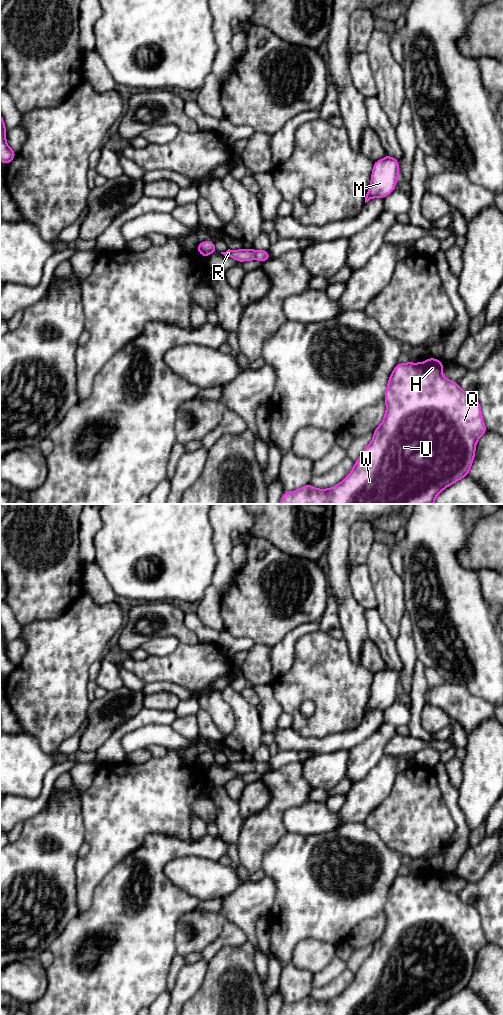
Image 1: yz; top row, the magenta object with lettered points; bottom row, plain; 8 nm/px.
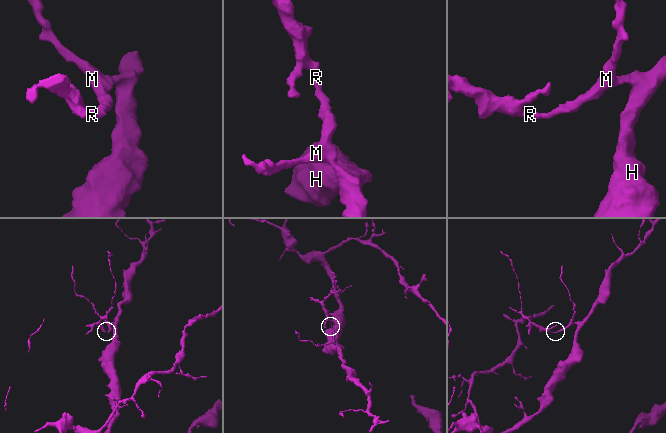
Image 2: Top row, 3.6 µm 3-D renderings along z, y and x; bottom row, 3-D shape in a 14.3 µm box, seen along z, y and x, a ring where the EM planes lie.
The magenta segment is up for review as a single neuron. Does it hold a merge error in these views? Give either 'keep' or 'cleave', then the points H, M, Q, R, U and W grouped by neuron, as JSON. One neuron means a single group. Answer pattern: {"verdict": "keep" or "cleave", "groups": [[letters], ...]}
{"verdict": "keep", "groups": [["H", "M", "Q", "R", "U", "W"]]}

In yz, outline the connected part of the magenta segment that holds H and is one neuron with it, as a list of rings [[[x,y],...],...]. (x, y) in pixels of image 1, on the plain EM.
[[[429,869],[421,875],[398,875],[391,885],[384,907],[386,924],[381,936],[375,940],[372,953],[365,959],[360,969],[354,974],[352,983],[337,997],[328,1001],[318,1001],[307,996],[295,1003],[284,1004],[280,1015],[434,1015],[435,1010],[447,999],[463,991],[471,982],[475,970],[476,955],[488,942],[486,941],[480,916],[475,907],[463,903],[458,894],[442,887],[444,877],[439,871]]]

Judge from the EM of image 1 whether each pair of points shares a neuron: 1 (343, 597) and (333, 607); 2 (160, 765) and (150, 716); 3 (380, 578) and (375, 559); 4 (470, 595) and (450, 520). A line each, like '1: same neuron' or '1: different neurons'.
1: different neurons
2: different neurons
3: same neuron
4: same neuron

